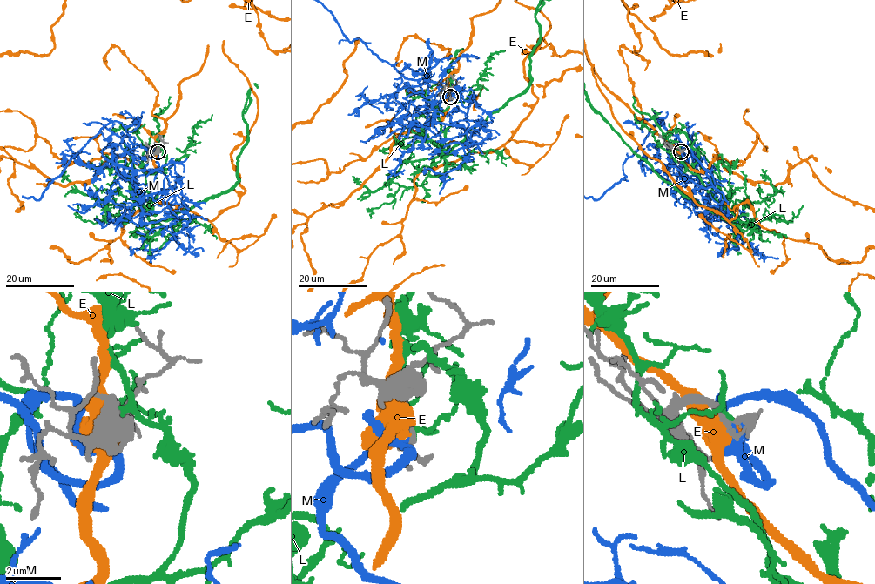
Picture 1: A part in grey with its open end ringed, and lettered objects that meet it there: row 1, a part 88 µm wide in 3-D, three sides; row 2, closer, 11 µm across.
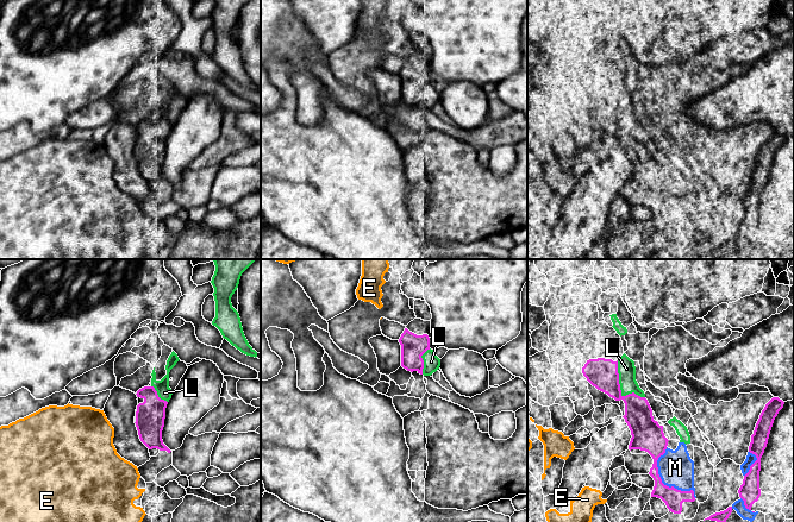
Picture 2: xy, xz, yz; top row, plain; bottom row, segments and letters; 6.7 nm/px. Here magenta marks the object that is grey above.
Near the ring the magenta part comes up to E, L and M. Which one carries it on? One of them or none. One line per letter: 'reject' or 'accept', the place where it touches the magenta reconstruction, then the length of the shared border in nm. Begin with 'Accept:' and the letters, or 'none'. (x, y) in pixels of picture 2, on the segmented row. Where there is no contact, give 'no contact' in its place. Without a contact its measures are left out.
Accept: M
E: reject | no contact
L: reject | yz (619, 389) | 320 nm
M: accept | yz (662, 483) | 400 nm

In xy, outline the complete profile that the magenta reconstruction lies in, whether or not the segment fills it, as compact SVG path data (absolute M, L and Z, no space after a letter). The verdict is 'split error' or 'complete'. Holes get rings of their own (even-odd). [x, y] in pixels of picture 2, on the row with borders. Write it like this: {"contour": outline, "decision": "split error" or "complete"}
{"contour": "M144 386L136 395L144 400L143 403L137 405L135 422L140 441L149 449L157 448L170 453L171 451L162 440L168 402L158 397L154 386Z", "decision": "complete"}

